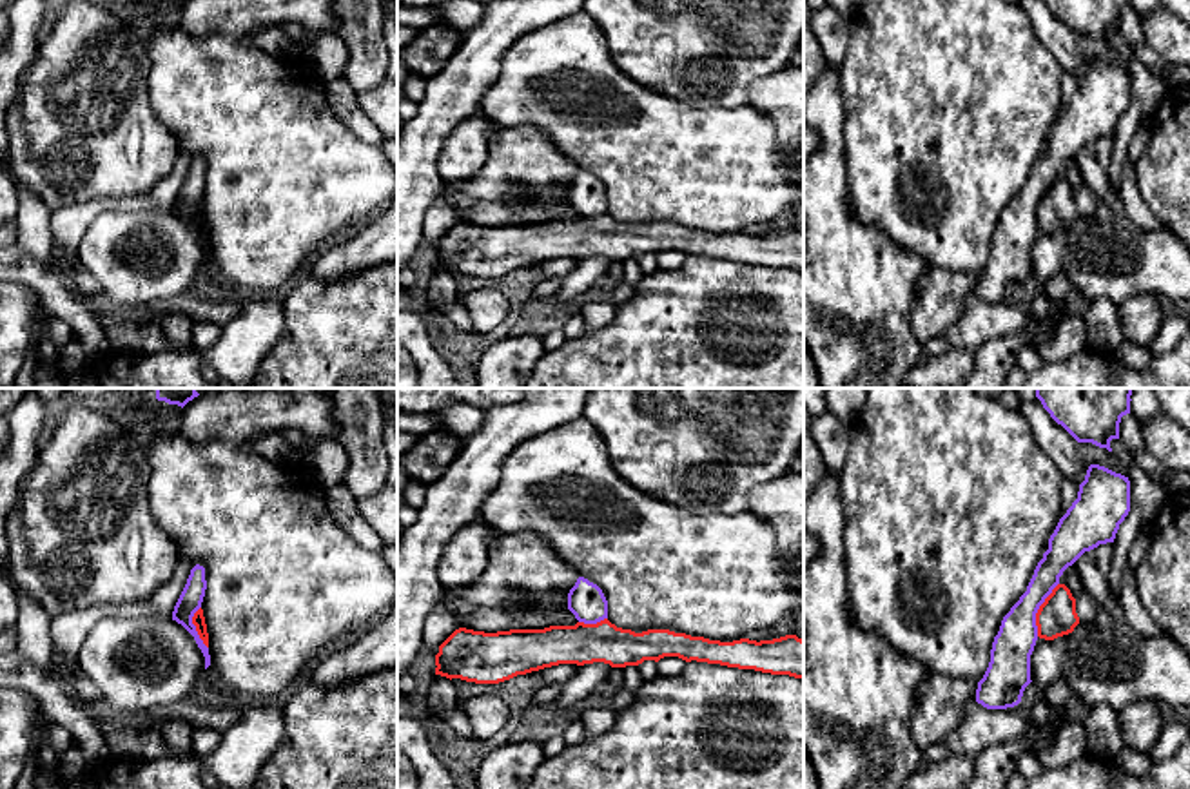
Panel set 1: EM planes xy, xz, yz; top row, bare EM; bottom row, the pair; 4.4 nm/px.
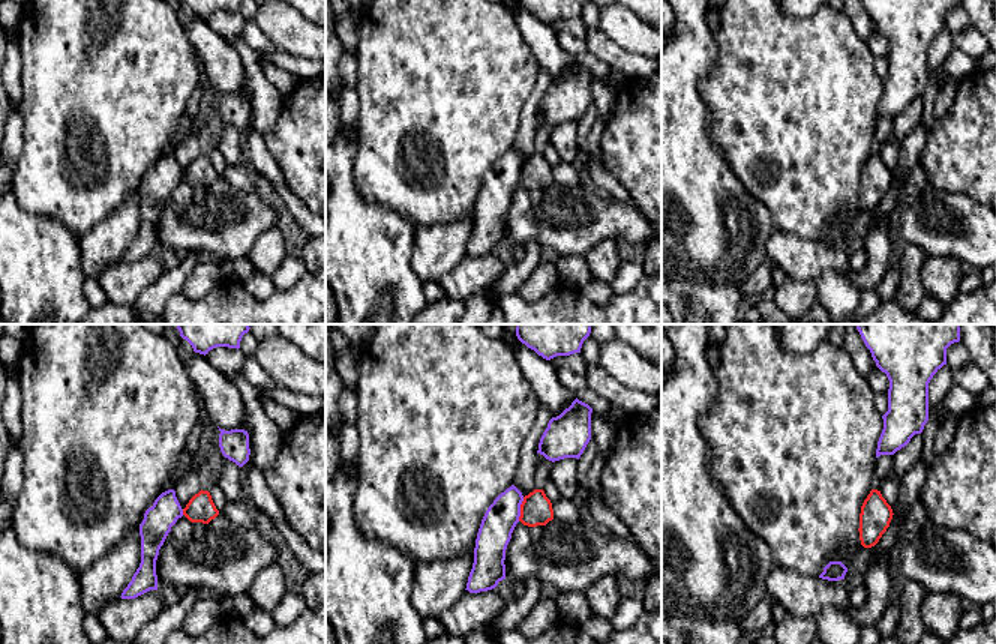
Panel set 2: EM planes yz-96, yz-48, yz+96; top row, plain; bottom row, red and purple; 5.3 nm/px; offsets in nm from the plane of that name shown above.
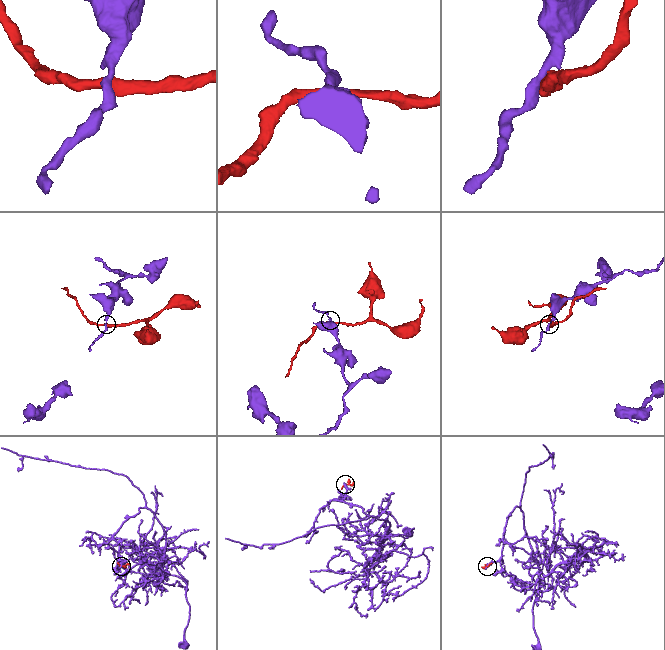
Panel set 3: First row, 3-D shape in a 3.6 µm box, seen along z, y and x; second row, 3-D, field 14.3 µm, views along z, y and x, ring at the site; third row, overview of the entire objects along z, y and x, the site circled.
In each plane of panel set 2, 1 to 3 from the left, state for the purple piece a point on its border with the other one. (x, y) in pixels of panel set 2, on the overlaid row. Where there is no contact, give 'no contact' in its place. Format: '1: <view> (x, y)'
1: yz-96 (183, 512)
2: yz-48 (521, 509)
3: no contact

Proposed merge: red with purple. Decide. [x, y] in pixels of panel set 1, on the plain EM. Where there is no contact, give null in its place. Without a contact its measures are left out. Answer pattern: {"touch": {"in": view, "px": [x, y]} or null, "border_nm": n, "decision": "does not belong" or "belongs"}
{"touch": {"in": "yz", "px": [1038, 204]}, "border_nm": 260, "decision": "does not belong"}

